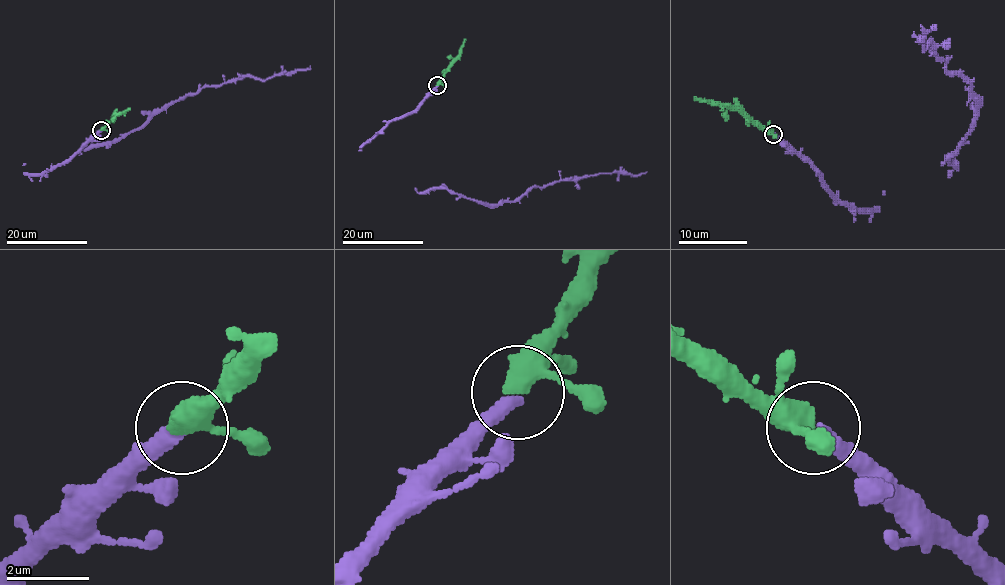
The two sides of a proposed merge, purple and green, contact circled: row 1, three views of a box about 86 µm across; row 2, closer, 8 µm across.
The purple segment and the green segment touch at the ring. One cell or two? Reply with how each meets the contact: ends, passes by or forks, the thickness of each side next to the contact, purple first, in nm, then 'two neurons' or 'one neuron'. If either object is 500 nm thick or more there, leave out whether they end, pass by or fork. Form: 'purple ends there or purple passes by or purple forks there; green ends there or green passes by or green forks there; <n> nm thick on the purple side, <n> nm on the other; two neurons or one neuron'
purple ends there; green passes by; 360 nm thick on the purple side, 400 nm on the other; one neuron

